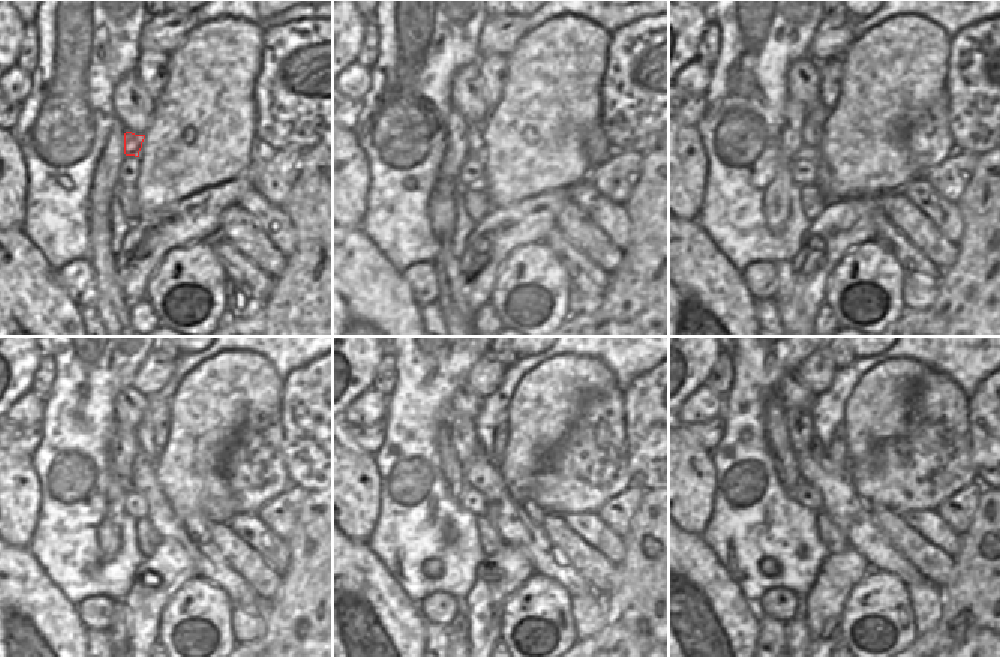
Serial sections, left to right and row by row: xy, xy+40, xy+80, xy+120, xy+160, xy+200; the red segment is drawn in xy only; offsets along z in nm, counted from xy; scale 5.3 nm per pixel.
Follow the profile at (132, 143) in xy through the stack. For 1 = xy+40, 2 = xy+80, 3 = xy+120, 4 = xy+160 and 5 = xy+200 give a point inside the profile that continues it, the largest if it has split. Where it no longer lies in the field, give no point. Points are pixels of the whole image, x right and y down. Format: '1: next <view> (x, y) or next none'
1: next xy+40 (474, 138)
2: next xy+80 (811, 132)
3: next xy+120 (141, 459)
4: next xy+160 (480, 456)
5: next xy+200 (816, 449)

